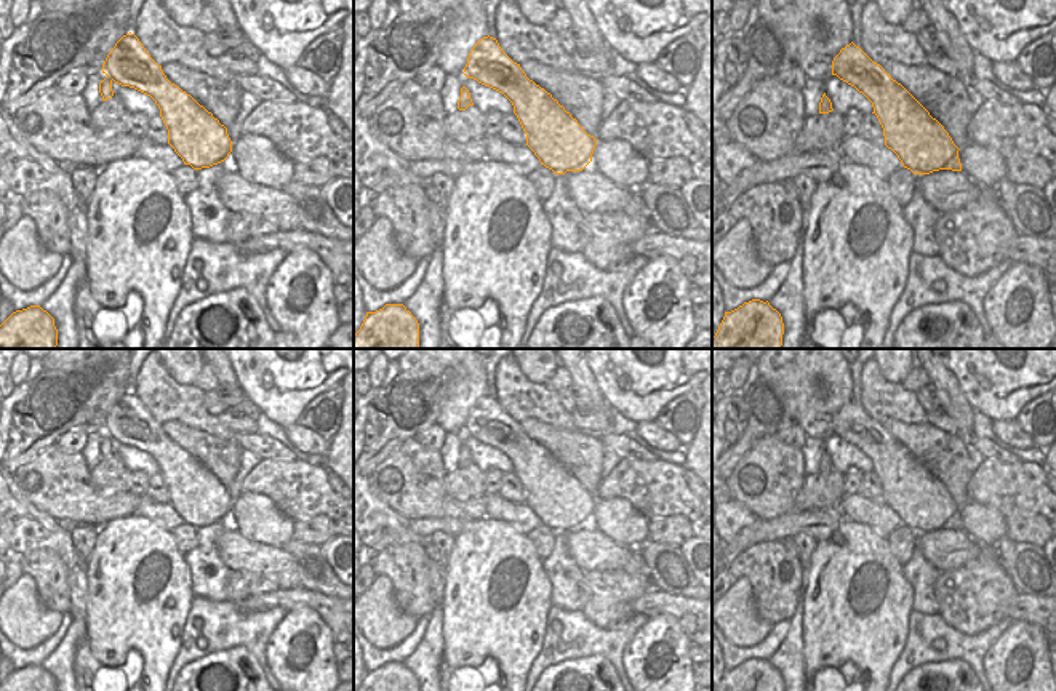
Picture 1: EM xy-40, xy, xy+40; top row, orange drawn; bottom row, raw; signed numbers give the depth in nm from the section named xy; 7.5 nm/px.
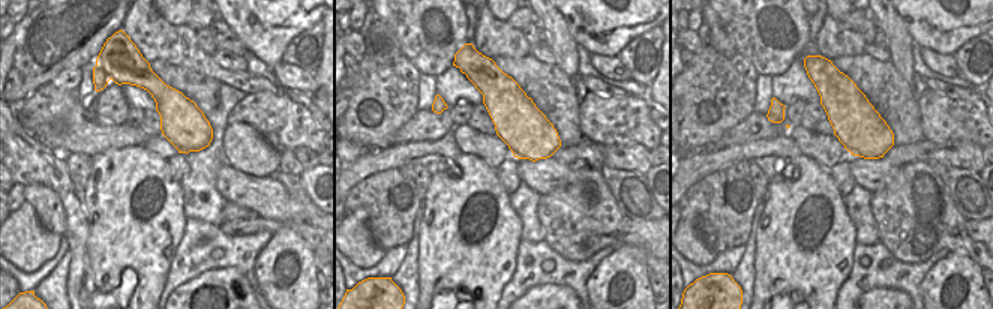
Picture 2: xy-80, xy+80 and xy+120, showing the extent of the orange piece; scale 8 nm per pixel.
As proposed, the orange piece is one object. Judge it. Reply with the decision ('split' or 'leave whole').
leave whole

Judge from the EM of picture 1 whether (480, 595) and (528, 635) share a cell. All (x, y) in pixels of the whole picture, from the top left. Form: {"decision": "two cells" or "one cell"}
{"decision": "one cell"}

